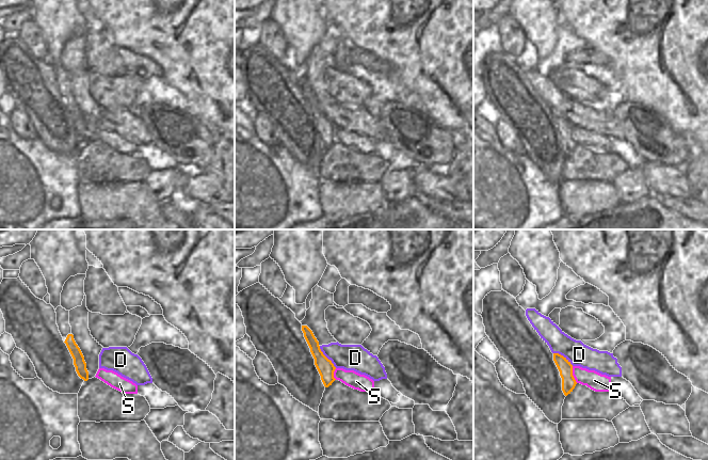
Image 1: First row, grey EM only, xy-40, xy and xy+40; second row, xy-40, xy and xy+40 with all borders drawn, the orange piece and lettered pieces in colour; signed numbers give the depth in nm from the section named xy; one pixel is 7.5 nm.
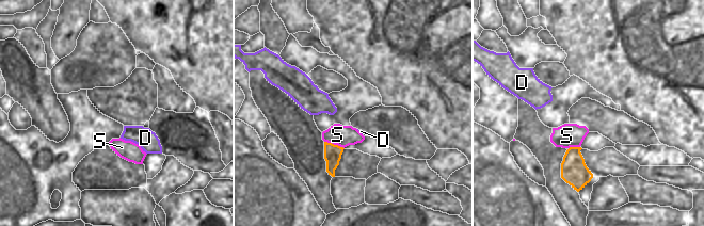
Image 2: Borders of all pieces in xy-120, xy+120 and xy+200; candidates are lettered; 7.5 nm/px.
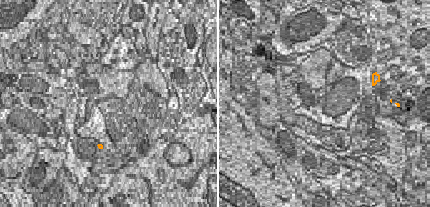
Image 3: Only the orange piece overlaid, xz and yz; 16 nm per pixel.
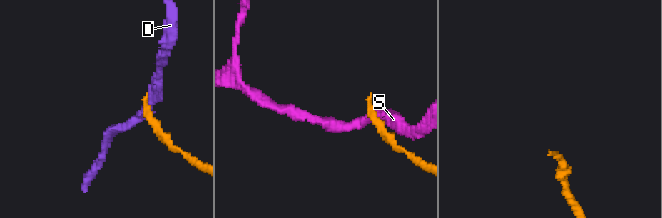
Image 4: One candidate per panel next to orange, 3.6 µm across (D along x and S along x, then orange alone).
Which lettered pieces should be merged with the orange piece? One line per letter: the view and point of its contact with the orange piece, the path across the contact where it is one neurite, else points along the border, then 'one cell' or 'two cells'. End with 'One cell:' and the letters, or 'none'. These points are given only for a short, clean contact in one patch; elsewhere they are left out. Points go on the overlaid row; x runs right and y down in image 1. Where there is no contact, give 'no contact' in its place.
D: meets orange in xy at (325, 357); border along xy (319, 346), (320, 350), (336, 367); two cells
S: meets orange in xy+40 at (572, 375); border along xy+40 (572, 366), (572, 375), (577, 382); two cells
One cell: none

